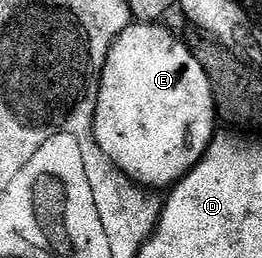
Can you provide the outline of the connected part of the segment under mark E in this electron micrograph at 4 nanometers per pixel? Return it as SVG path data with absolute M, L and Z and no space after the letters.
M132 23L121 35L117 42L113 44L109 52L109 58L106 59L106 65L103 67L102 78L99 86L98 106L96 115L105 126L105 138L103 137L102 149L111 160L115 161L116 166L124 175L128 176L139 186L148 186L147 184L168 184L174 186L187 175L191 169L196 168L207 155L207 149L216 141L216 134L212 129L212 101L211 91L208 87L209 74L205 74L200 67L196 56L196 49L185 41L178 40L165 26L152 26L150 23Z

